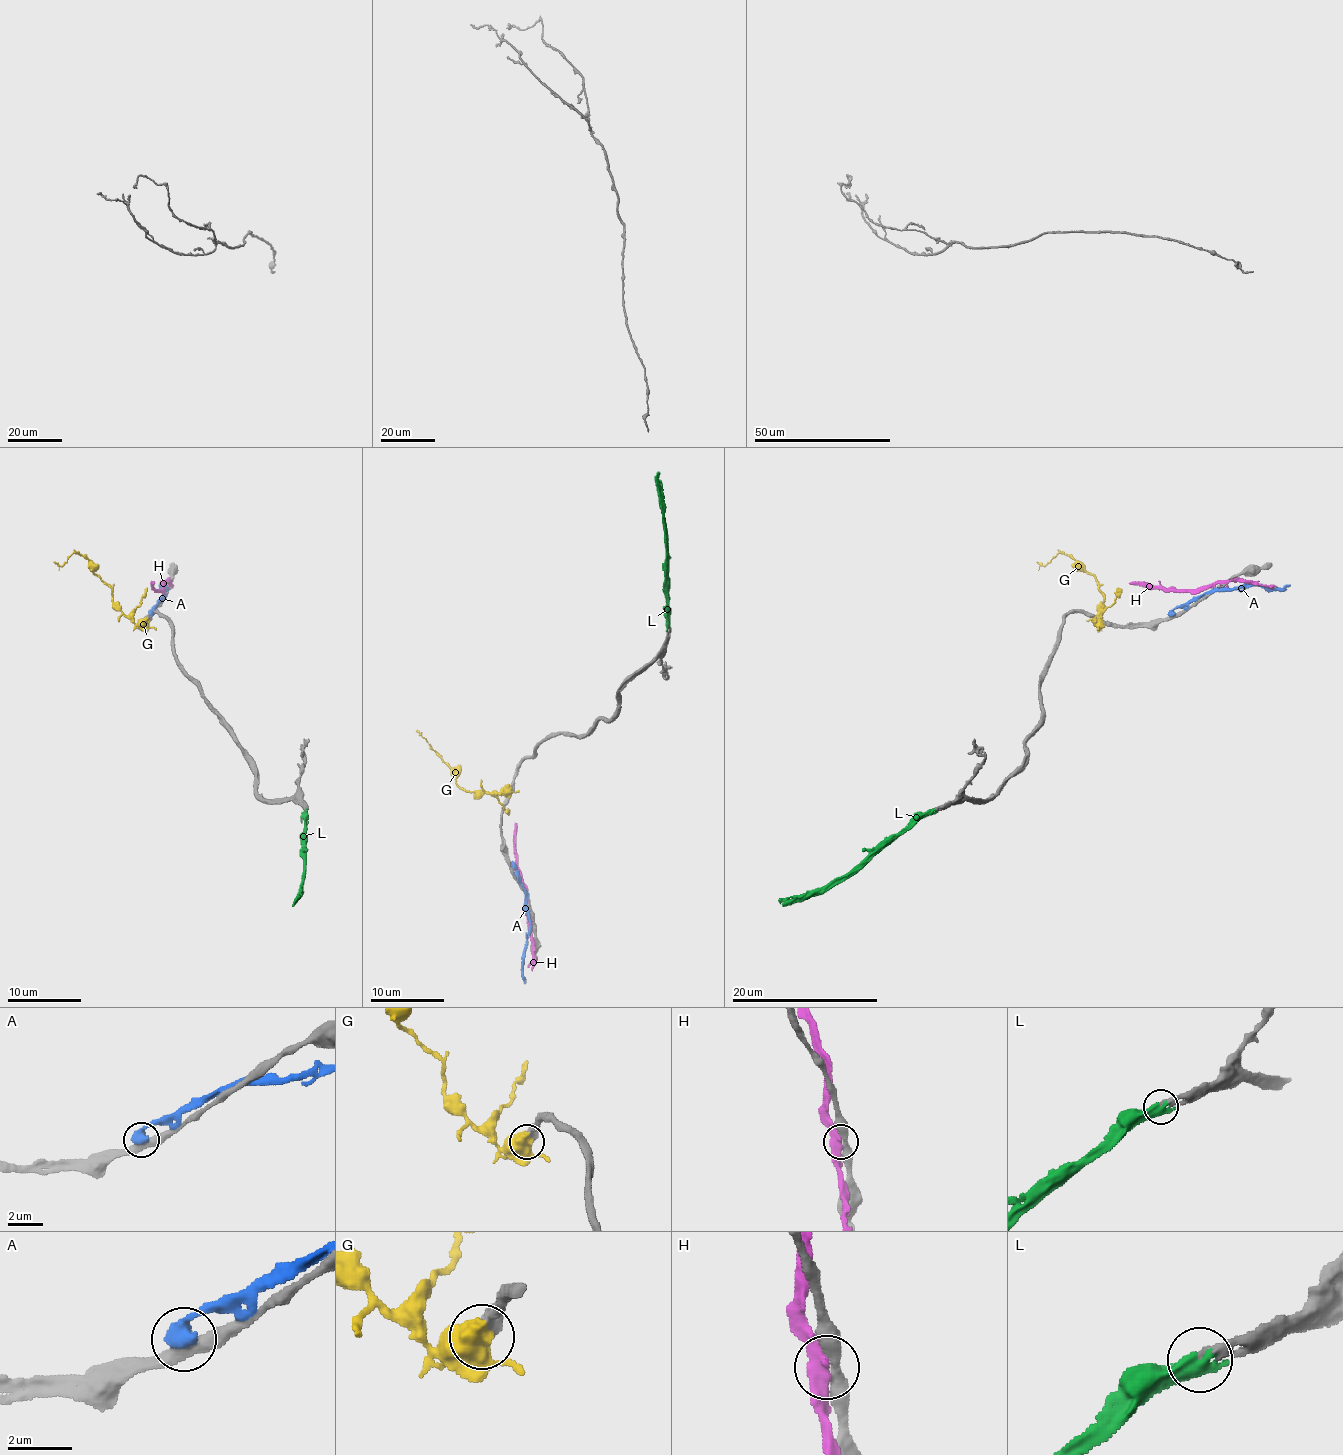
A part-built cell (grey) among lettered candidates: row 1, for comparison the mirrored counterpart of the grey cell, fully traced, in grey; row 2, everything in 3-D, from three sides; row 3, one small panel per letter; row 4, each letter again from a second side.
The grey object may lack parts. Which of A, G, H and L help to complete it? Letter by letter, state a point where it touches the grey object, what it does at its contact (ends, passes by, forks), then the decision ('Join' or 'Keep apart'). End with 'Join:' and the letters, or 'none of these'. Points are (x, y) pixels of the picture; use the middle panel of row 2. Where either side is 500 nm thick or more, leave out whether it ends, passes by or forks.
A: Touches grey at (512, 865). Keep apart
G: Touches grey at (509, 791). Keep apart
H: Touches grey at (531, 921). It passes by. Keep apart
L: Touches grey at (669, 624). Join
Join: L

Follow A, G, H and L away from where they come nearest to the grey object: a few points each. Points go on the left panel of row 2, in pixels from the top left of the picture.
A: (149, 614), (167, 589), (164, 585), (160, 589), (162, 585)
G: (147, 622), (134, 624), (112, 600), (112, 589), (87, 559), (76, 552), (61, 565), (54, 561)
H: (169, 581), (164, 583), (162, 589), (154, 589), (154, 583)
L: (306, 810), (305, 875), (294, 904)

